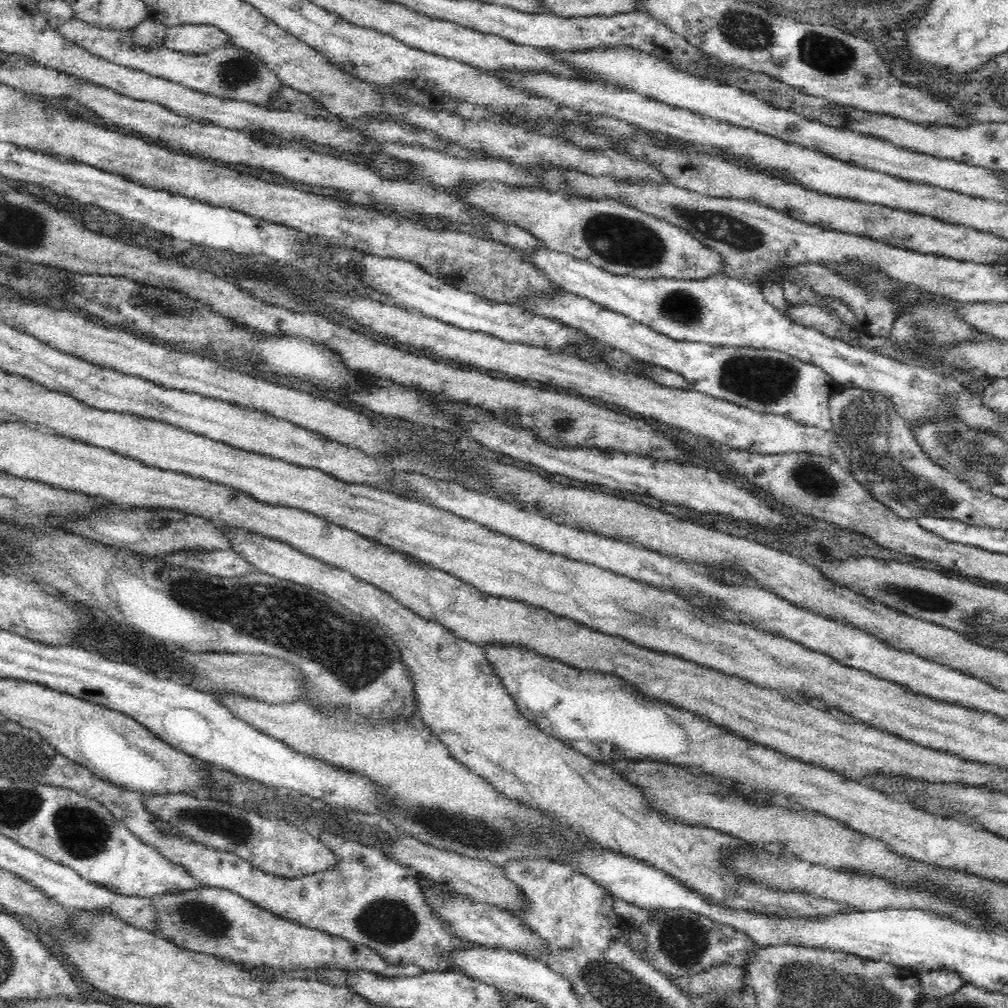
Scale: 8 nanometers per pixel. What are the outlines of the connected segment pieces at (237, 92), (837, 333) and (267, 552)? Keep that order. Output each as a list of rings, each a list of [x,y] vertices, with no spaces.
[[[76,18],[61,24],[58,31],[74,46],[79,46],[98,58],[218,97],[266,106],[270,95],[283,86],[274,72],[268,70],[261,62],[256,62],[246,51],[232,44],[218,48],[210,54],[196,56],[167,48],[159,41],[155,45],[142,45],[138,41],[134,43],[133,29],[108,29]]]
[[[790,306],[791,313],[788,318],[795,323],[804,325],[805,327],[814,327],[822,333],[832,338],[840,338],[840,340],[847,339],[847,334],[851,328],[845,328],[841,322],[827,310],[827,308],[819,308],[819,306]]]
[[[228,527],[232,550],[236,550],[247,557],[247,560],[258,569],[282,580],[292,580],[296,584],[313,588],[318,592],[330,596],[344,608],[370,619],[392,637],[402,653],[402,660],[412,677],[416,691],[418,715],[422,722],[446,745],[448,754],[470,772],[481,776],[493,790],[503,794],[504,798],[513,800],[516,804],[523,804],[535,812],[543,812],[555,824],[577,836],[585,836],[587,840],[599,844],[602,848],[609,848],[630,857],[638,858],[652,864],[668,874],[680,879],[688,888],[696,889],[700,895],[714,900],[717,904],[729,908],[746,908],[763,914],[777,916],[830,916],[838,912],[851,910],[840,903],[824,899],[816,899],[801,892],[778,892],[770,890],[763,884],[747,882],[736,878],[731,872],[726,872],[719,862],[721,854],[734,845],[747,845],[744,840],[737,839],[700,824],[690,824],[684,820],[670,817],[666,811],[652,807],[646,791],[628,781],[617,769],[616,765],[595,761],[582,752],[578,752],[572,745],[546,734],[536,723],[529,721],[518,709],[516,701],[506,689],[506,685],[496,674],[492,664],[486,658],[486,647],[472,644],[466,639],[458,638],[452,631],[434,621],[424,620],[415,612],[408,610],[400,601],[390,596],[386,591],[355,577],[350,572],[336,569],[331,565],[308,556],[294,547],[276,539],[246,532],[241,528]]]

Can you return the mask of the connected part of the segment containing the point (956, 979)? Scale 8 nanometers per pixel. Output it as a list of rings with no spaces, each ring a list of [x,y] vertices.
[[[932,968],[932,970],[916,970],[918,980],[923,988],[923,996],[931,999],[936,995],[956,992],[965,982],[956,970],[949,968]]]

